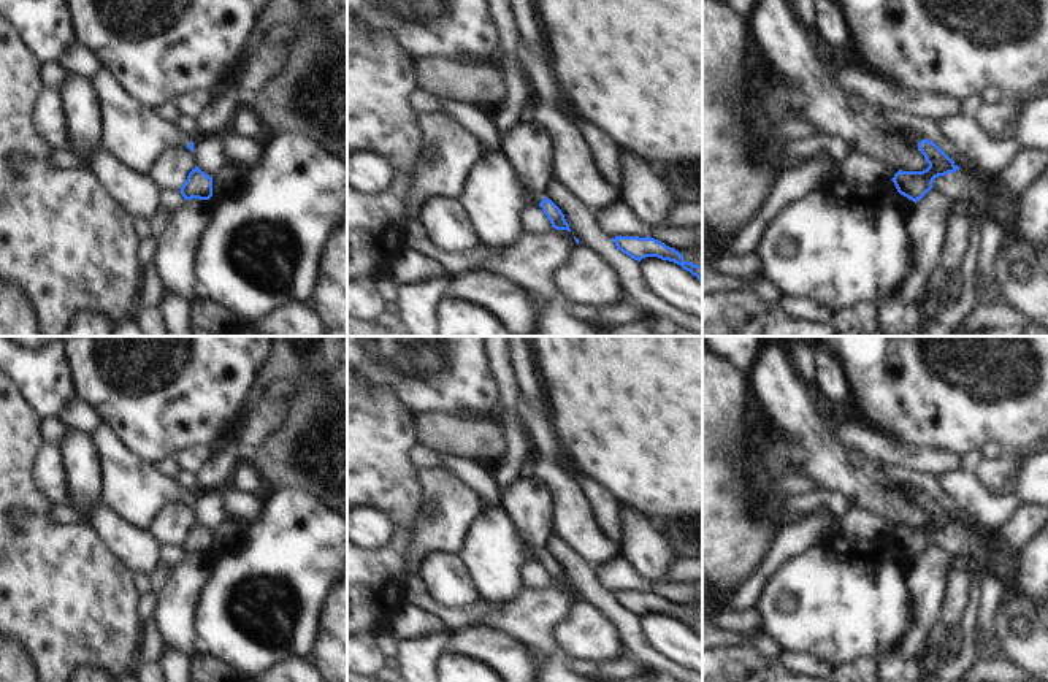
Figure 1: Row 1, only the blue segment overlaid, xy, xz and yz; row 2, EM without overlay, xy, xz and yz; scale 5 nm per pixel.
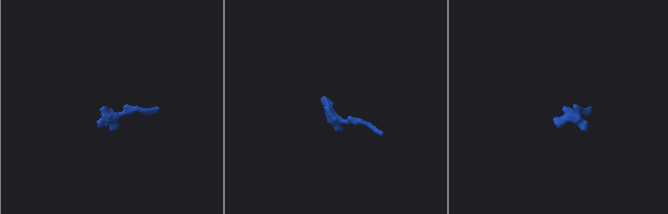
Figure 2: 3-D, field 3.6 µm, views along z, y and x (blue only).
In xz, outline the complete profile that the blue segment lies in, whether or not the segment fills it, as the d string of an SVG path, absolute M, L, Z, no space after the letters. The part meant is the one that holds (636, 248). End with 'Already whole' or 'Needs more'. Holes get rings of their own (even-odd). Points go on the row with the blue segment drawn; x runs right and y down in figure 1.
M615 236L612 238L615 243L617 249L622 251L623 254L629 255L631 259L641 262L645 257L658 257L661 260L669 260L677 265L680 265L683 270L690 271L693 276L699 279L702 284L702 266L694 265L691 262L685 262L683 255L675 251L674 247L666 246L664 243L645 236Z. Already whole

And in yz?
M921 140L918 143L918 151L924 155L929 167L923 171L899 170L891 179L897 192L915 203L932 189L935 178L959 170L959 167L934 141Z. Already whole

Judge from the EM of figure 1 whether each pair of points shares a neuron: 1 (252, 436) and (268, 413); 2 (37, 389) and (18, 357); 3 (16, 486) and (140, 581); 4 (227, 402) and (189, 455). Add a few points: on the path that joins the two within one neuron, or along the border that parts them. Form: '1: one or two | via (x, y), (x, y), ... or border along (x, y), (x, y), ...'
1: one | via (256, 430), (262, 419)
2: one | via (37, 381), (24, 365)
3: two | border along (130, 574), (130, 581), (140, 593)
4: two | border along (211, 446), (186, 446), (172, 459)

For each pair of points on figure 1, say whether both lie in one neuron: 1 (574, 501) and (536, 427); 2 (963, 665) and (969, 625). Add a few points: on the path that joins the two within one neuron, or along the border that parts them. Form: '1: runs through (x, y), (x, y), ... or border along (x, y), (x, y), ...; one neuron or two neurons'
1: runs through (558, 482), (546, 467), (546, 446); one neuron
2: runs through (967, 655), (969, 635); one neuron

